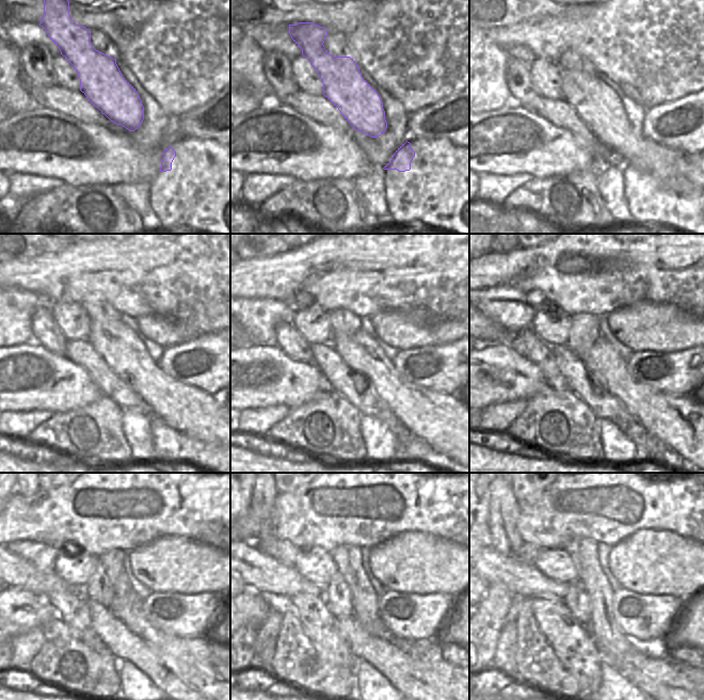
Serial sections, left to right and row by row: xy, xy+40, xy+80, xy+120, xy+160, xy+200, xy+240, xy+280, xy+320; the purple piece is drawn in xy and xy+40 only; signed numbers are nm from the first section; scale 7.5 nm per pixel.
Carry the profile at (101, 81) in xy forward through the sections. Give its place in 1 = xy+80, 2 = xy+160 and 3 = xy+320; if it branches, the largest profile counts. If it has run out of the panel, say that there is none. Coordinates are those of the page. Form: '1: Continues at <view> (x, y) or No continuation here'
1: Continues at xy+80 (597, 104)
2: Continues at xy+160 (445, 420)
3: Continues at xy+320 (685, 670)

